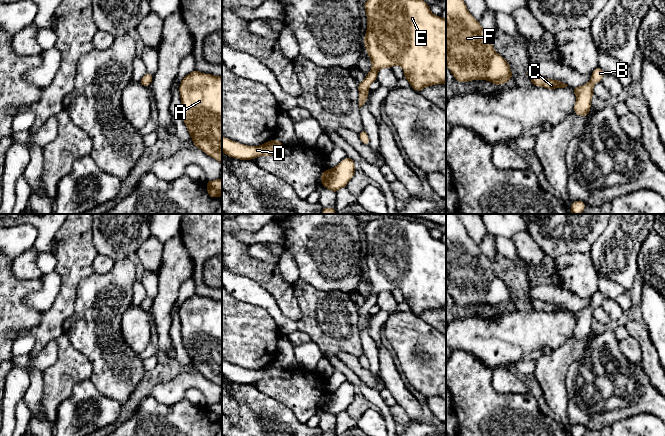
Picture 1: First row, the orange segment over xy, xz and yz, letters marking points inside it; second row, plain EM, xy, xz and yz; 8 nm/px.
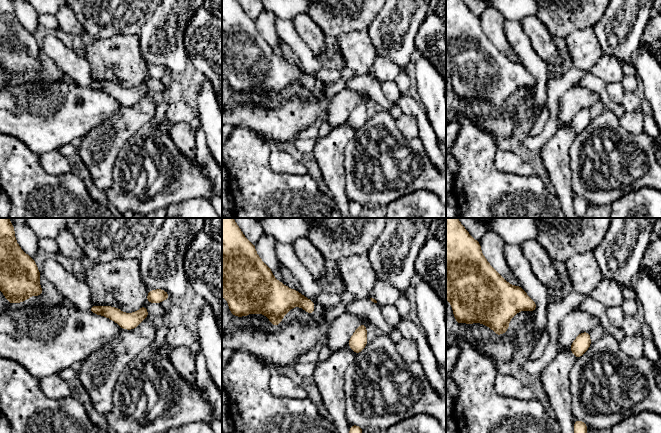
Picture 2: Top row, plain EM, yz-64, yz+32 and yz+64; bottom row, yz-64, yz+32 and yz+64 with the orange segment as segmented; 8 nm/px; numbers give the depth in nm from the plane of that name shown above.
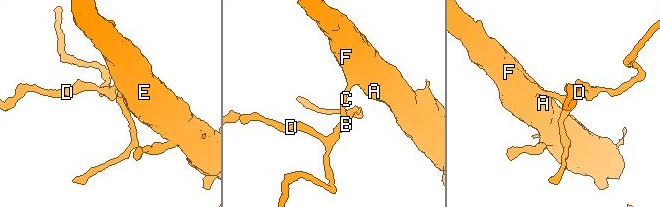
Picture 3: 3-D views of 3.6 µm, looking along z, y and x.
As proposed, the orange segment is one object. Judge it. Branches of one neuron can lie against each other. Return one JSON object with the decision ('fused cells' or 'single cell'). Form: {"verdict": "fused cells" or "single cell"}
{"verdict": "single cell"}

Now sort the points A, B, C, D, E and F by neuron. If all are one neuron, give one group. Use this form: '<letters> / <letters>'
A B C D E F

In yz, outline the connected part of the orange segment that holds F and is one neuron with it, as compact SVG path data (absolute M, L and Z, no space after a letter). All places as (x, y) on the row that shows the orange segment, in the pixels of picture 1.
M446 0L446 65L461 83L487 80L497 86L514 76L463 0Z

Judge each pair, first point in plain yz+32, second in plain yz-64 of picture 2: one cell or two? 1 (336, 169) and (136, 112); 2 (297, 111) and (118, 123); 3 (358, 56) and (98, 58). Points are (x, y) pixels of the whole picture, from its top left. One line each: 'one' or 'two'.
1: one
2: two
3: one

